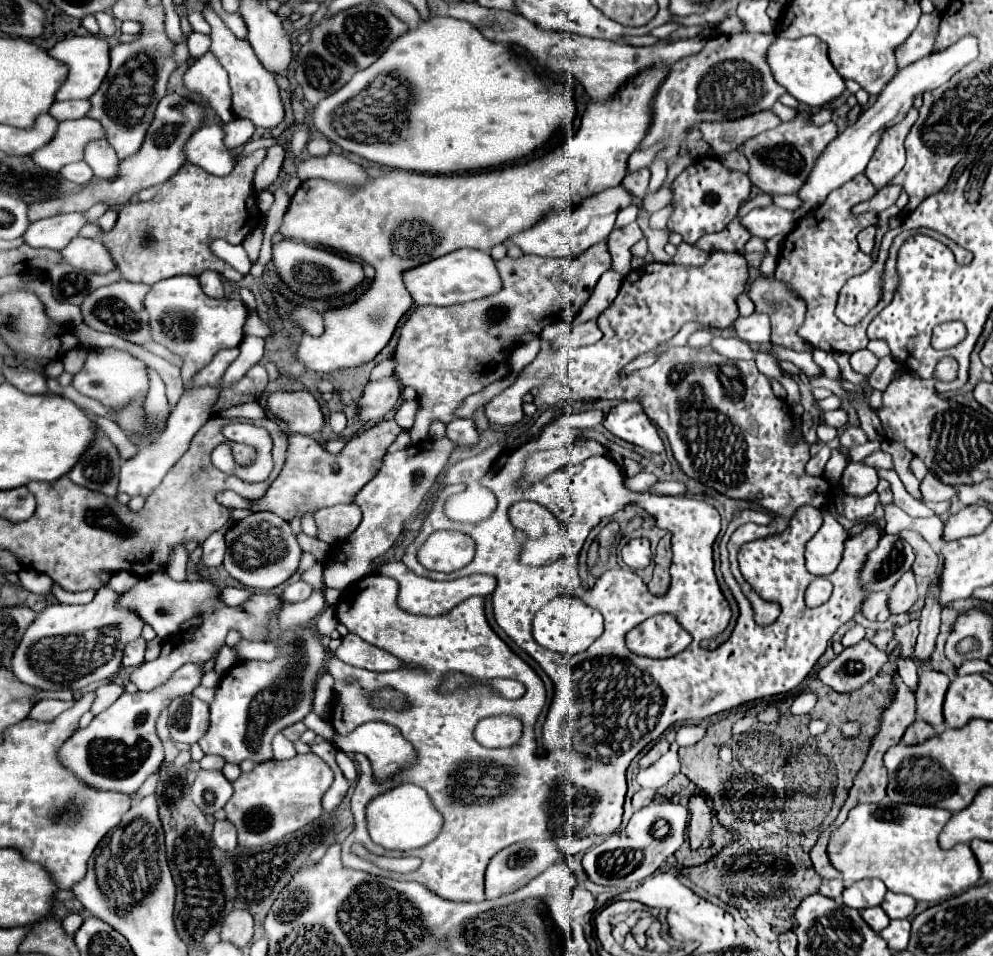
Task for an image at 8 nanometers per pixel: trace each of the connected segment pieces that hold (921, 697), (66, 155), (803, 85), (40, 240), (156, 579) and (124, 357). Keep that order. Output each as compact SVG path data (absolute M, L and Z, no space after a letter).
M927 669L919 671L919 687L915 691L917 699L917 715L925 723L931 723L933 727L941 727L943 723L943 699L949 687L949 677Z
M91 117L61 121L53 141L35 151L31 157L39 167L59 173L61 167L65 167L67 163L81 161L85 145L99 139L105 139L103 125Z
M779 37L767 51L767 61L771 65L771 73L779 85L787 89L799 103L809 107L827 107L835 99L839 99L845 91L843 77L835 71L827 55L827 43L817 37L801 37L801 39L785 39Z
M83 213L55 215L49 219L39 219L29 225L23 235L23 241L35 249L57 249L61 251L85 225Z
M153 573L153 575L145 575L139 577L139 583L129 589L127 593L121 595L121 599L117 599L117 607L119 609L127 609L127 611L135 611L135 615L139 615L147 625L151 625L157 633L157 637L167 639L175 633L179 633L181 623L193 619L199 611L203 611L203 615L213 613L219 607L219 587L209 583L209 581L173 581L167 573Z
M89 349L89 355L85 359L85 365L79 373L73 375L71 385L87 397L93 397L109 407L119 407L119 403L129 403L135 397L141 397L149 389L149 377L147 377L147 365L139 361L137 357L129 355L127 351L117 349Z

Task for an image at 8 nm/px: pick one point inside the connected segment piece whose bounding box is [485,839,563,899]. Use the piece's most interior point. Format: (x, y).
(514, 866)

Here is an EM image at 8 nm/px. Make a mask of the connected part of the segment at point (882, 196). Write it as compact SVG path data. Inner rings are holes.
M889 185L889 187L883 187L871 201L867 203L859 203L853 211L855 213L863 213L863 211L885 211L889 209L891 205L895 205L897 197L901 195L901 187L895 187L895 185Z

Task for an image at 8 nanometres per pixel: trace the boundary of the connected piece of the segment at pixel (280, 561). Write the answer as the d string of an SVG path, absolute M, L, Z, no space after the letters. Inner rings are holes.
M259 511L249 515L247 519L235 523L227 535L227 553L225 553L225 569L227 573L243 583L249 589L273 589L285 583L299 567L301 547L285 519L275 513Z

